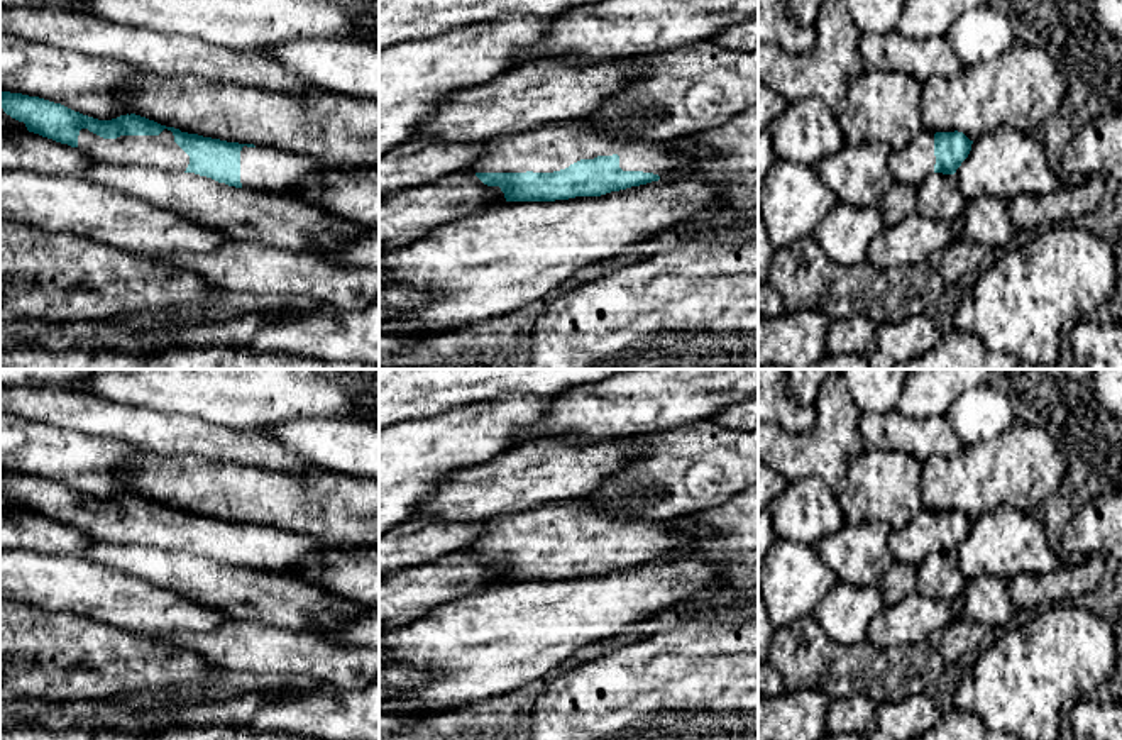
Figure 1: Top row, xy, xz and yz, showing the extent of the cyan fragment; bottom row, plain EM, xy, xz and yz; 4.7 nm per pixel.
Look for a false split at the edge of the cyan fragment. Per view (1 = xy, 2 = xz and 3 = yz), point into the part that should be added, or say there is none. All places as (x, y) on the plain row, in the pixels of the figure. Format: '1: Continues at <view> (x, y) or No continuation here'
1: Continues at xy (268, 549)
2: Continues at xz (555, 527)
3: Continues at yz (912, 544)

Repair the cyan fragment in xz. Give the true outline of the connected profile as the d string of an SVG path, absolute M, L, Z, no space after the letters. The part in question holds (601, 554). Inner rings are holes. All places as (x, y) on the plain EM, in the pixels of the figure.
M580 500L499 515L484 522L479 538L469 547L484 564L499 566L506 581L555 581L575 576L601 576L611 571L658 561L665 552L685 549L707 528L677 528L674 522L604 516Z

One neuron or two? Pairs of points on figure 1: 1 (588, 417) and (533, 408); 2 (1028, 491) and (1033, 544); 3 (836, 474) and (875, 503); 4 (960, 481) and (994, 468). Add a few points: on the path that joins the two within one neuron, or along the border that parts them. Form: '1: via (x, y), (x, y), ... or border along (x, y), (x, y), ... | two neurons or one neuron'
1: border along (555, 397), (550, 407), (518, 437) | two neurons
2: border along (989, 510), (999, 505), (1012, 505), (1033, 512) | two neurons
3: border along (865, 447), (850, 469), (846, 488), (838, 497) | two neurons
4: via (968, 481), (985, 474) | one neuron

